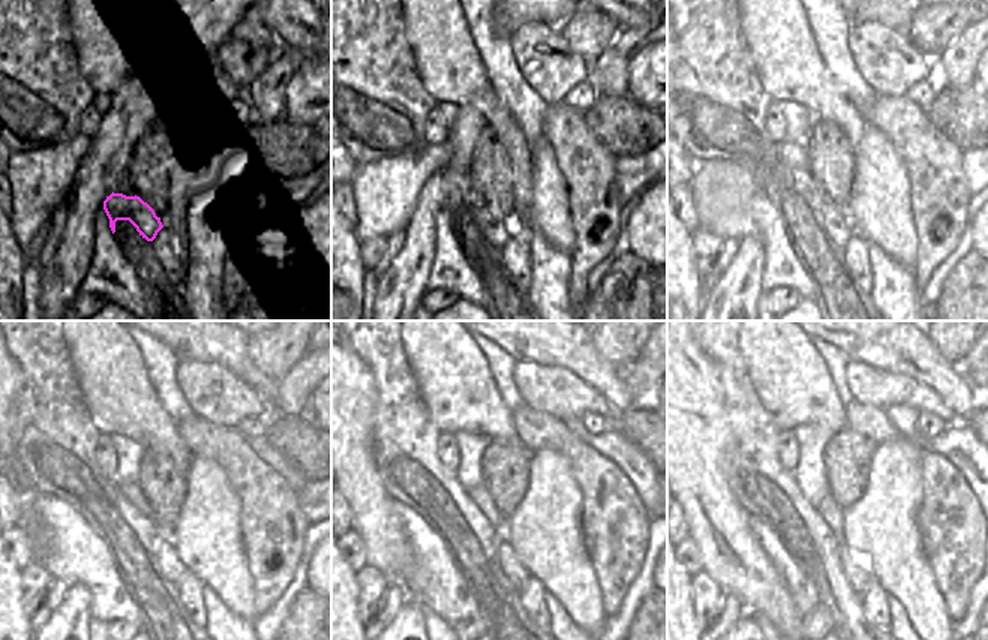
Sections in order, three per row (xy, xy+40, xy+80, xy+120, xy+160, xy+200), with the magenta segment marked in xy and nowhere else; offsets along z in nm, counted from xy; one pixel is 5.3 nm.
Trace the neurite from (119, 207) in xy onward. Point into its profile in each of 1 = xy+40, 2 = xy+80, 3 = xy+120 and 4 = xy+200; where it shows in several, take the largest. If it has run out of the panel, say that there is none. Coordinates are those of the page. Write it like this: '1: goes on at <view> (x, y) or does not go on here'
1: goes on at xy+40 (496, 230)
2: goes on at xy+80 (838, 225)
3: goes on at xy+120 (170, 564)
4: goes on at xy+200 (856, 570)

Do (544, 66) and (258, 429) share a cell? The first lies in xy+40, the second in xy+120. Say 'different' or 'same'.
different

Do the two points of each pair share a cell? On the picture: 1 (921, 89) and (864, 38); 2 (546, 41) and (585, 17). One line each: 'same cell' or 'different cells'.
1: different cells
2: different cells

